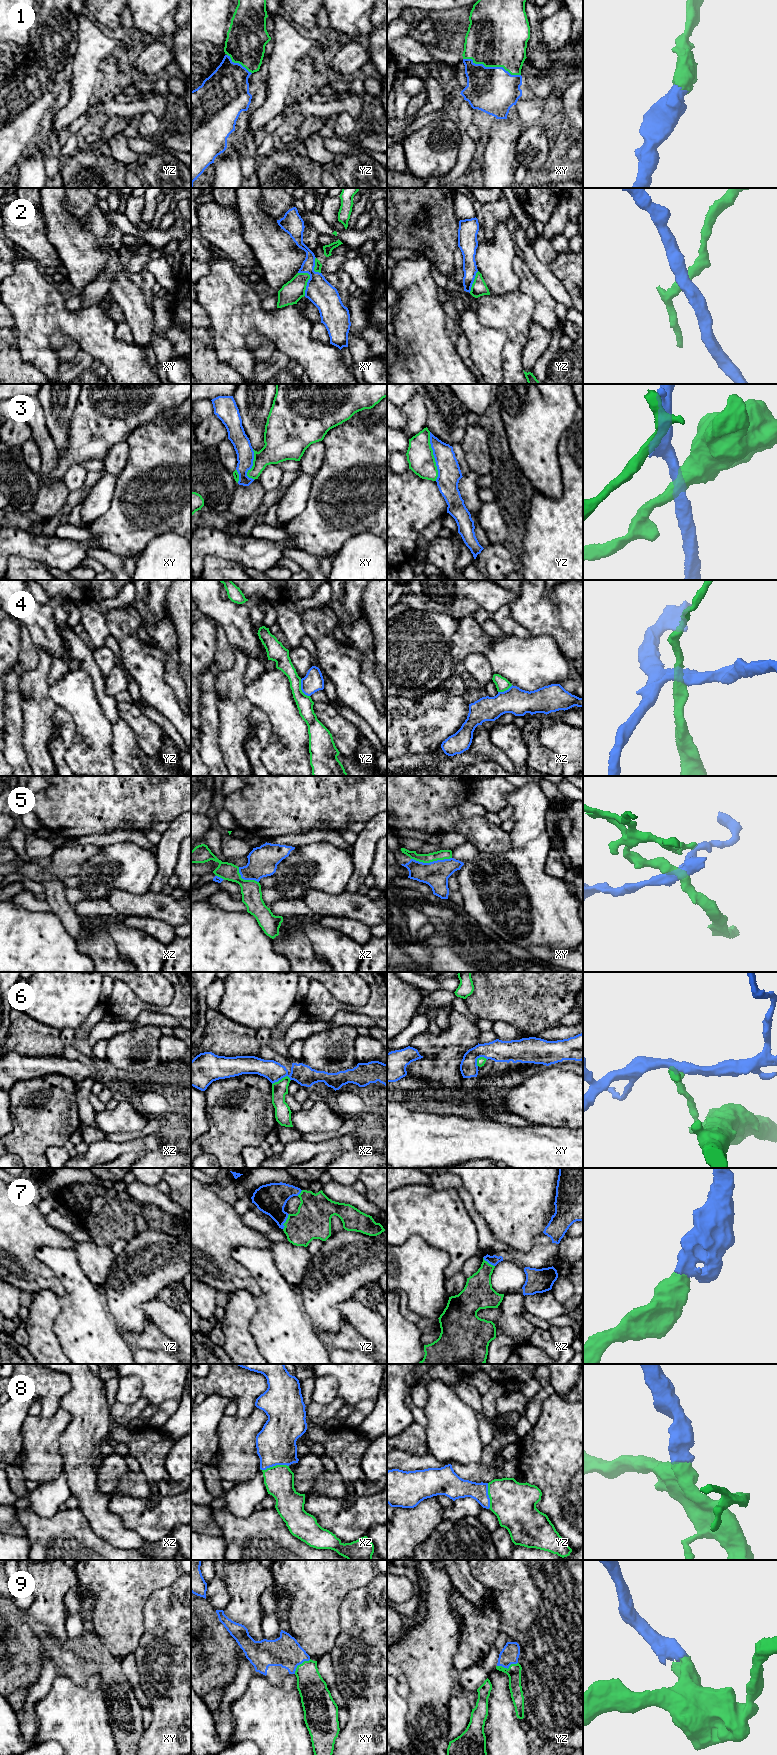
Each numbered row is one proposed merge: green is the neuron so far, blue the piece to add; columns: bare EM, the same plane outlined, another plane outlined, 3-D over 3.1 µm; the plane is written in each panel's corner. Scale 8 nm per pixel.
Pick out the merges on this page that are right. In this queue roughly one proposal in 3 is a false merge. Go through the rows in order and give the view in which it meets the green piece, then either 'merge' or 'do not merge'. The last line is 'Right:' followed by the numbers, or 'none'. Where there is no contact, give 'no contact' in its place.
1: xy | merge
2: xy | do not merge
3: yz | do not merge
4: yz | do not merge
5: xy | do not merge
6: xz | do not merge
7: yz | merge
8: xz | merge
9: yz | merge
Right: 1, 7, 8, 9

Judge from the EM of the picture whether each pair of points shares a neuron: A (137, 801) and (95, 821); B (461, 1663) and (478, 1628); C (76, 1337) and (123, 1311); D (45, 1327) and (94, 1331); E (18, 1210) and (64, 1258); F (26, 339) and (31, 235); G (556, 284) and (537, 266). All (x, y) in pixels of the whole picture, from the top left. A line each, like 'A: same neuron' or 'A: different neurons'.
A: same neuron
B: same neuron
C: different neurons
D: different neurons
E: different neurons
F: different neurons
G: same neuron

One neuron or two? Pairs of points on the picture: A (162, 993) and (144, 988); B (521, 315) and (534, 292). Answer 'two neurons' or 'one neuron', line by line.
A: one neuron
B: two neurons

